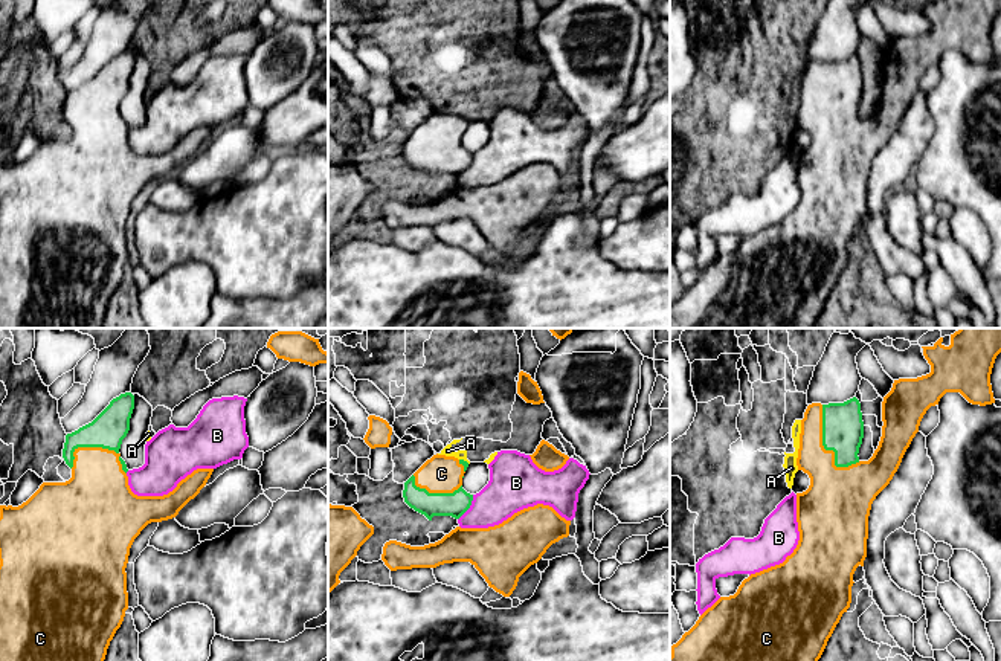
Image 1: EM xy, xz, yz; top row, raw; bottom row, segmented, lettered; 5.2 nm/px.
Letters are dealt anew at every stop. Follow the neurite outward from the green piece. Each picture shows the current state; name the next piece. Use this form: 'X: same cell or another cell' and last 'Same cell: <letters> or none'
A: another cell
B: another cell
C: same cell
Same cell: C

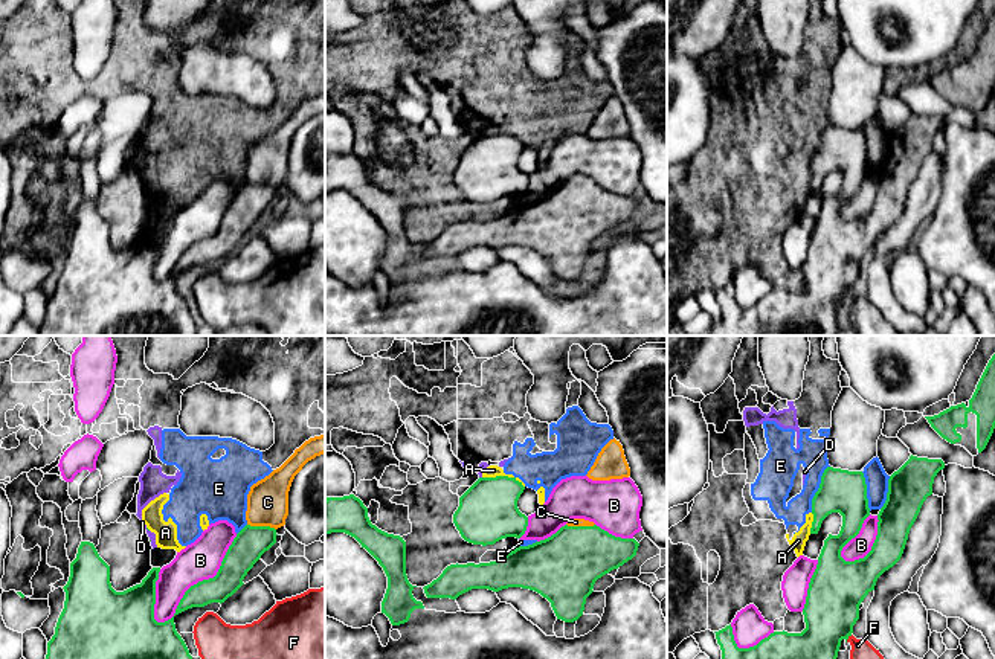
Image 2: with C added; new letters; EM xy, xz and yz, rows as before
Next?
A: another cell
B: another cell
C: same cell
D: another cell
E: another cell
F: another cell
Same cell: C

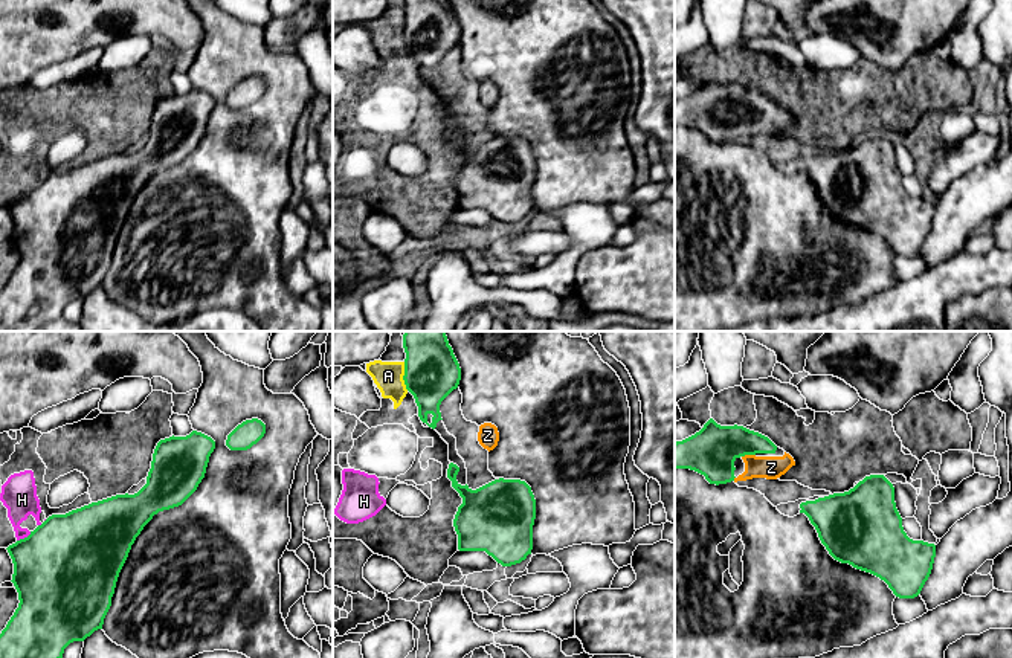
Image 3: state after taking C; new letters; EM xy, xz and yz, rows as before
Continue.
A: another cell
H: another cell
Z: same cell
Same cell: Z

